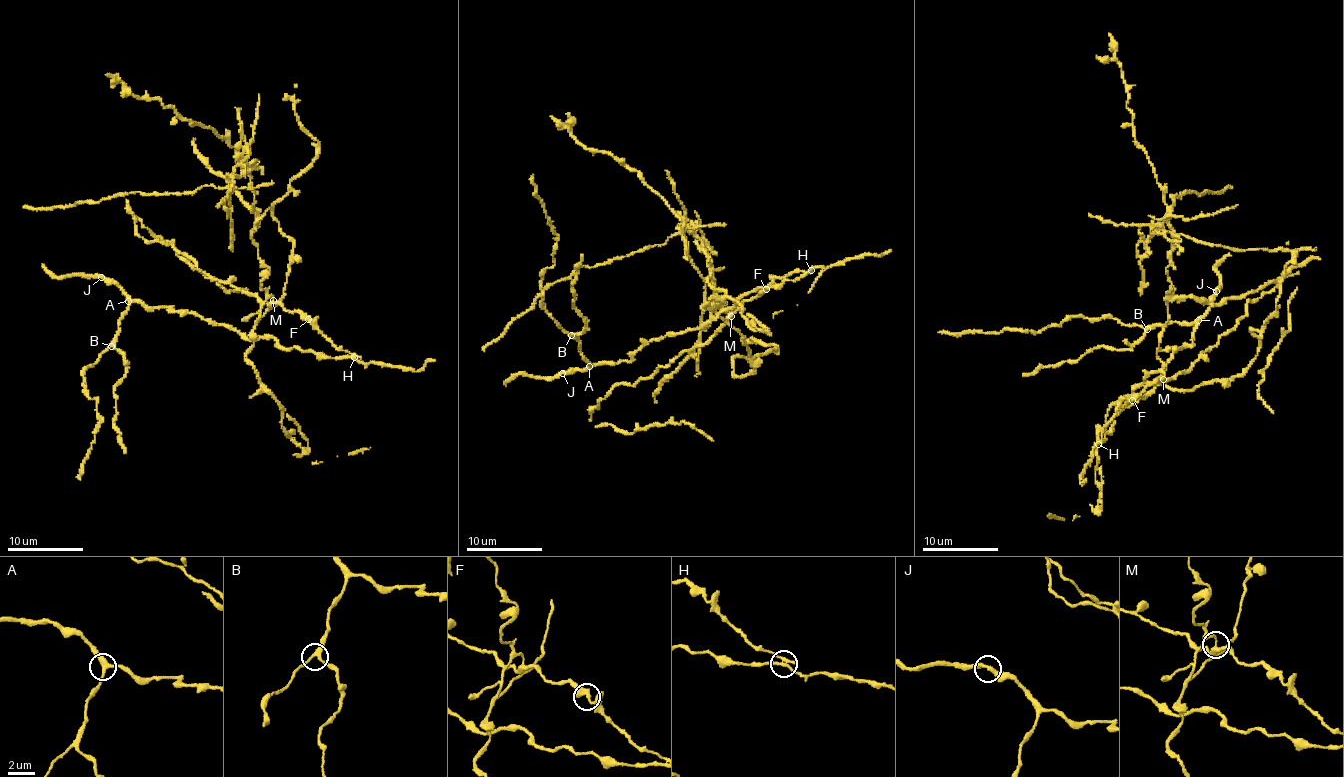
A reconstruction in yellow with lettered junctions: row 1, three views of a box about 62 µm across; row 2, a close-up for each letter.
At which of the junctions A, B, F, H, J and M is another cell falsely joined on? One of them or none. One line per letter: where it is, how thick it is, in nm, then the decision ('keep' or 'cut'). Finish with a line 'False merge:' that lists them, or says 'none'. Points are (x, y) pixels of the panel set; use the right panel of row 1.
A: (1198, 320) | 320 nm | keep
B: (1147, 329) | 240 nm | keep
F: (1132, 400) | 280 nm | keep
H: (1098, 444) | 200 nm | keep
J: (1216, 291) | 300 nm | keep
M: (1163, 379) | 280 nm | cut
False merge: M

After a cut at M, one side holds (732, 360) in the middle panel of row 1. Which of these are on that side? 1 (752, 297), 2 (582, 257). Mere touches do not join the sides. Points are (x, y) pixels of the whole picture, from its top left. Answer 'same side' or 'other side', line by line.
1: other side
2: other side

